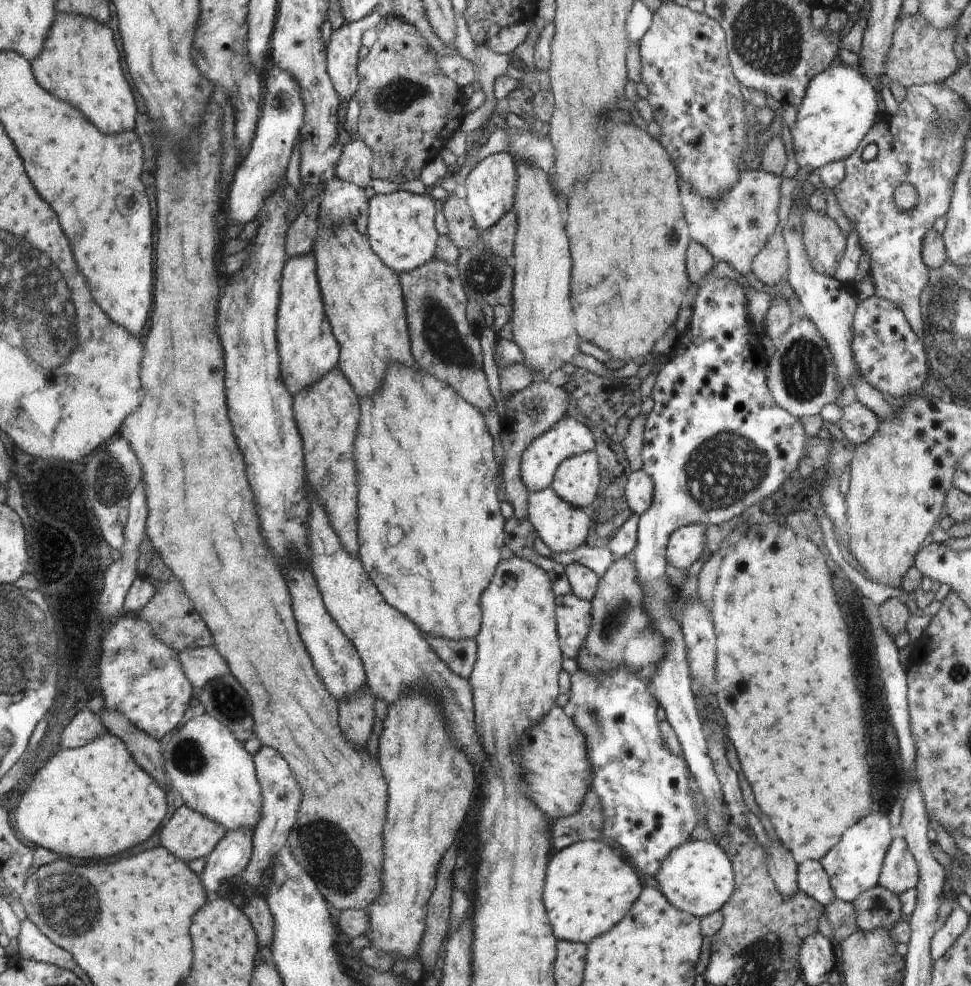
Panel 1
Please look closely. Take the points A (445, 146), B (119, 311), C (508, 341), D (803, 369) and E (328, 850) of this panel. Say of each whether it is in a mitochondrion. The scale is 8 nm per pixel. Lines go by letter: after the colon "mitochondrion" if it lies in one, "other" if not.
A: other
B: other
C: other
D: mitochondrion
E: mitochondrion

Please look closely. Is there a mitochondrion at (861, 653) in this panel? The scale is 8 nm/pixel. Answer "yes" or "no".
yes

